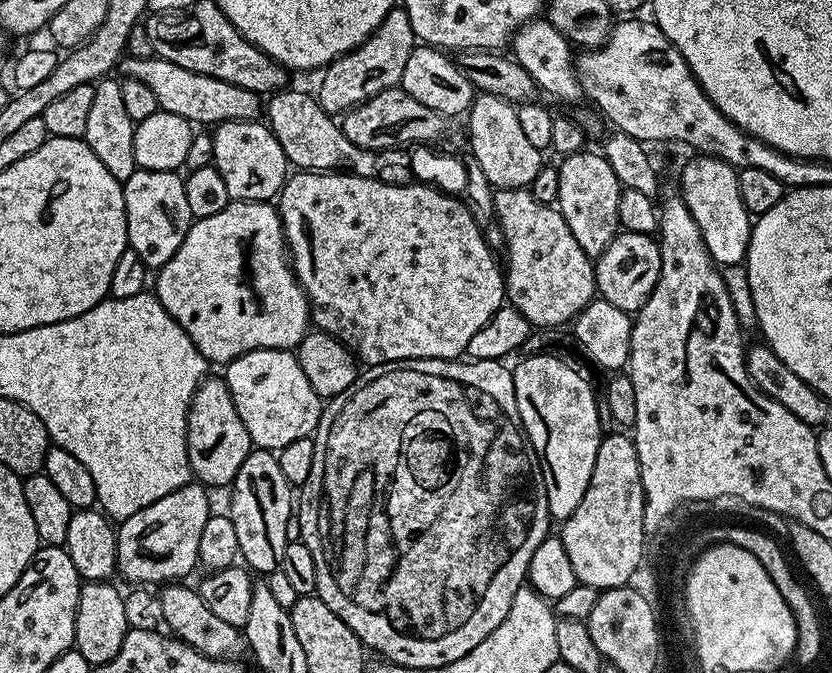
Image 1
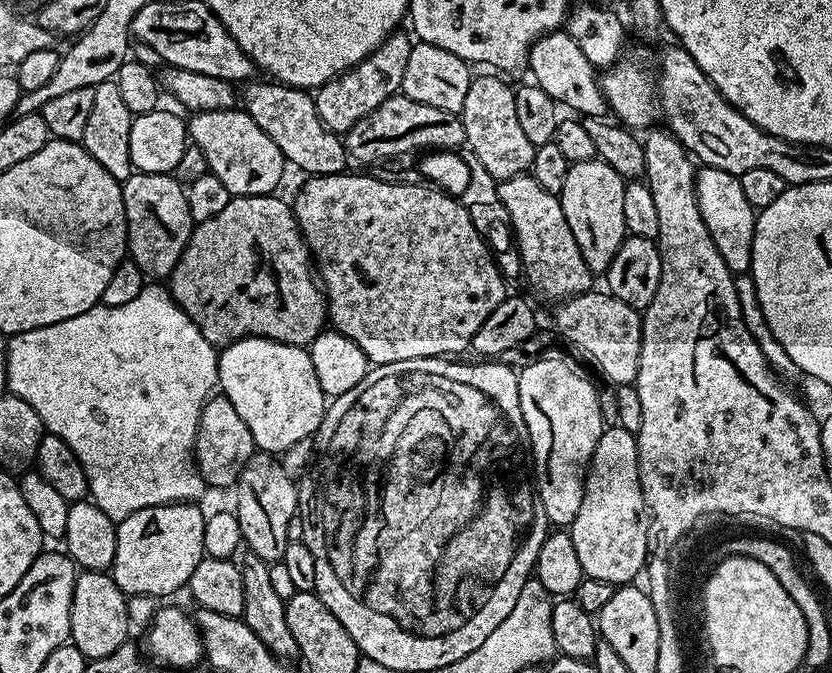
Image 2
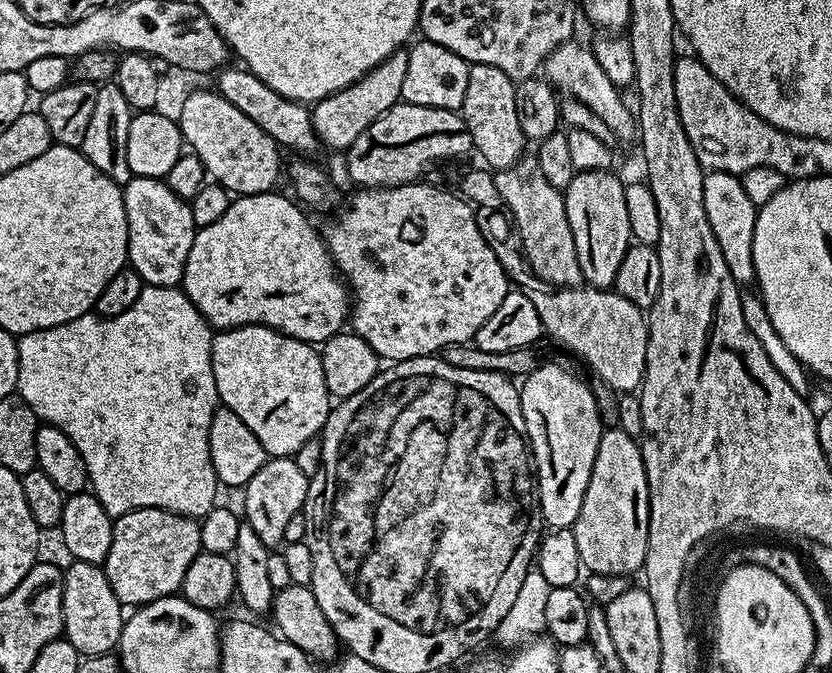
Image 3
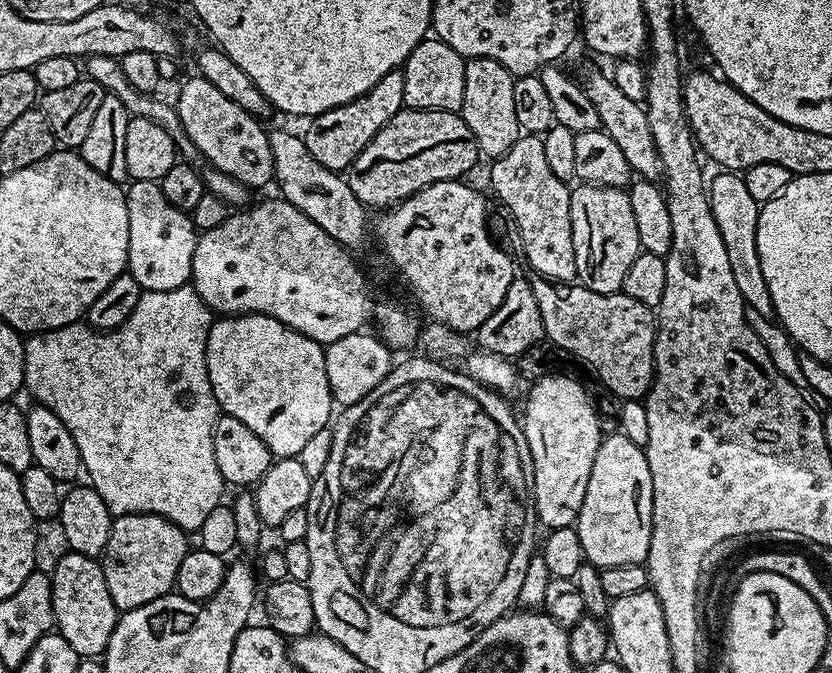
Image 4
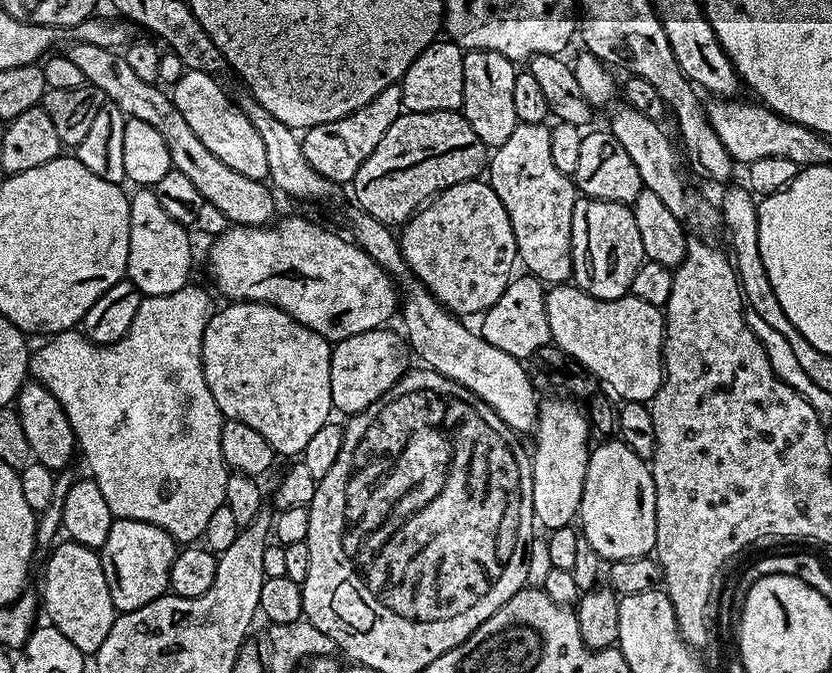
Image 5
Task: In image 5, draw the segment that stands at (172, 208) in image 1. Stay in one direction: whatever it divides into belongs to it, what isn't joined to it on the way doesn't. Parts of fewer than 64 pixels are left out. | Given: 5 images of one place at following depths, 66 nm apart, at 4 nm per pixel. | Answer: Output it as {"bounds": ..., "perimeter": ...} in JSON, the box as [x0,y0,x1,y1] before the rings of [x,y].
{"bounds":[127,186,192,296],"perimeter":[[[144,186],[136,193],[131,193],[128,205],[130,206],[130,246],[128,247],[128,271],[127,279],[138,286],[138,290],[144,296],[165,296],[174,294],[174,290],[182,290],[188,287],[192,272],[192,240],[188,237],[189,229],[179,224],[166,210],[162,210],[162,202],[158,202],[155,191],[151,187]]]}

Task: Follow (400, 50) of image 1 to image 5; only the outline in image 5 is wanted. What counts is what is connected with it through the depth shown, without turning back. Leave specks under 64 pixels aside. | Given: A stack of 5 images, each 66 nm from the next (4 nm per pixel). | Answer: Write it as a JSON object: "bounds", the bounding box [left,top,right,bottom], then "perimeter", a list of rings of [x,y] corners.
{"bounds":[300,83,404,186],"perimeter":[[[399,83],[386,86],[366,106],[338,118],[334,122],[322,122],[318,126],[307,129],[303,133],[300,141],[302,154],[310,167],[322,176],[329,179],[330,182],[344,186],[358,174],[358,166],[374,154],[374,146],[382,142],[382,134],[394,126],[394,122],[404,112],[404,103],[402,102],[402,90]]]}

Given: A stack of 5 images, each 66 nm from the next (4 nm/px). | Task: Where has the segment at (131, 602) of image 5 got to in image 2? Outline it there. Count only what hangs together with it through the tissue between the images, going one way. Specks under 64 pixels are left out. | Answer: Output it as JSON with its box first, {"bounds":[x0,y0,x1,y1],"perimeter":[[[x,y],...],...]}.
{"bounds":[110,502,206,598],"perimeter":[[[181,502],[179,504],[159,504],[150,506],[146,510],[138,510],[130,514],[125,520],[116,524],[116,549],[114,550],[114,562],[110,569],[110,575],[114,583],[124,591],[125,596],[135,598],[135,596],[168,596],[171,592],[176,592],[179,588],[183,589],[188,583],[190,574],[194,574],[194,566],[203,560],[206,553],[204,550],[204,522],[206,519],[205,509],[200,509],[201,505],[196,502]]]}

